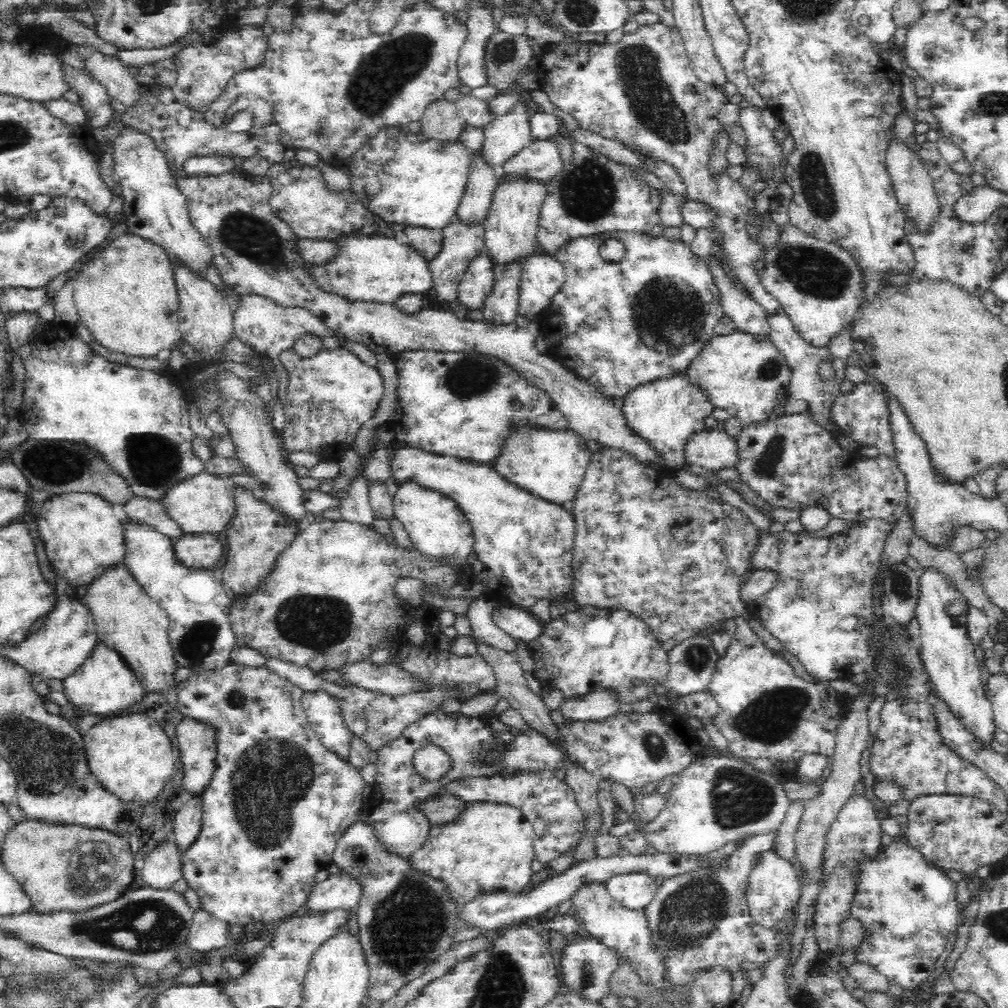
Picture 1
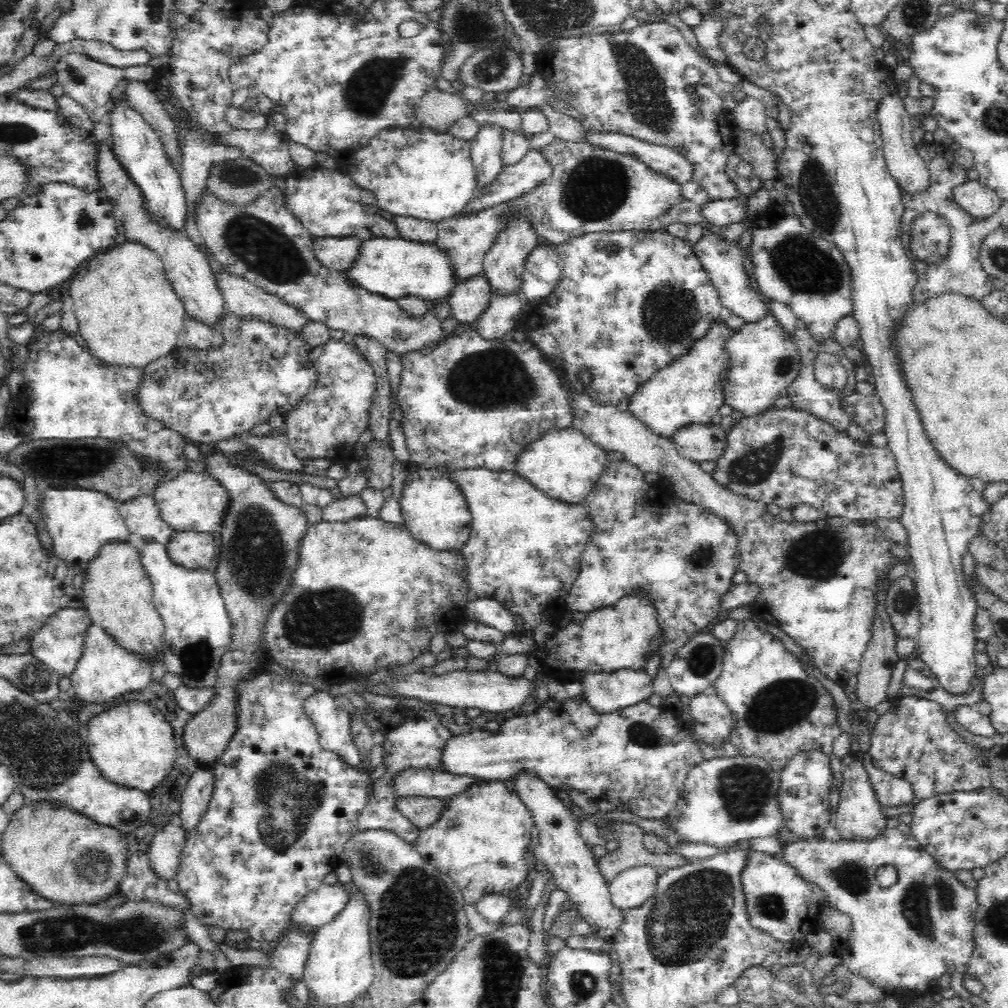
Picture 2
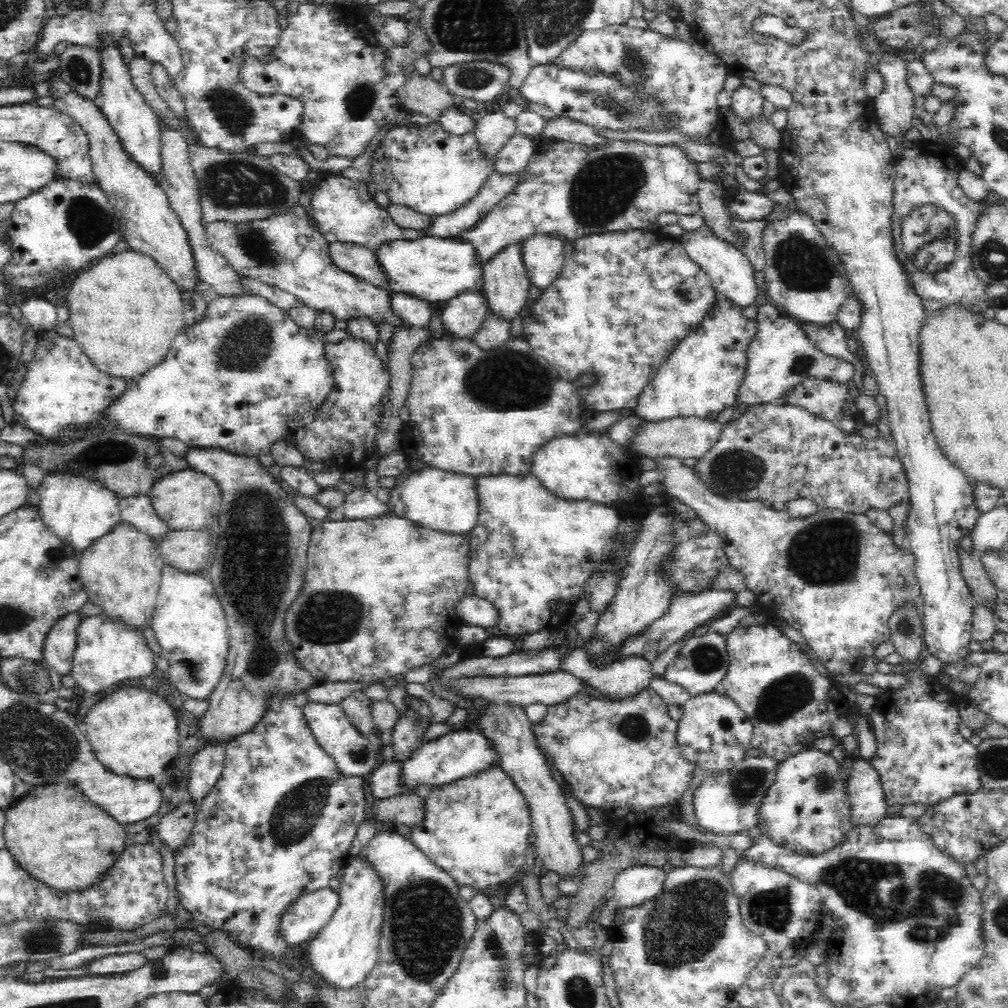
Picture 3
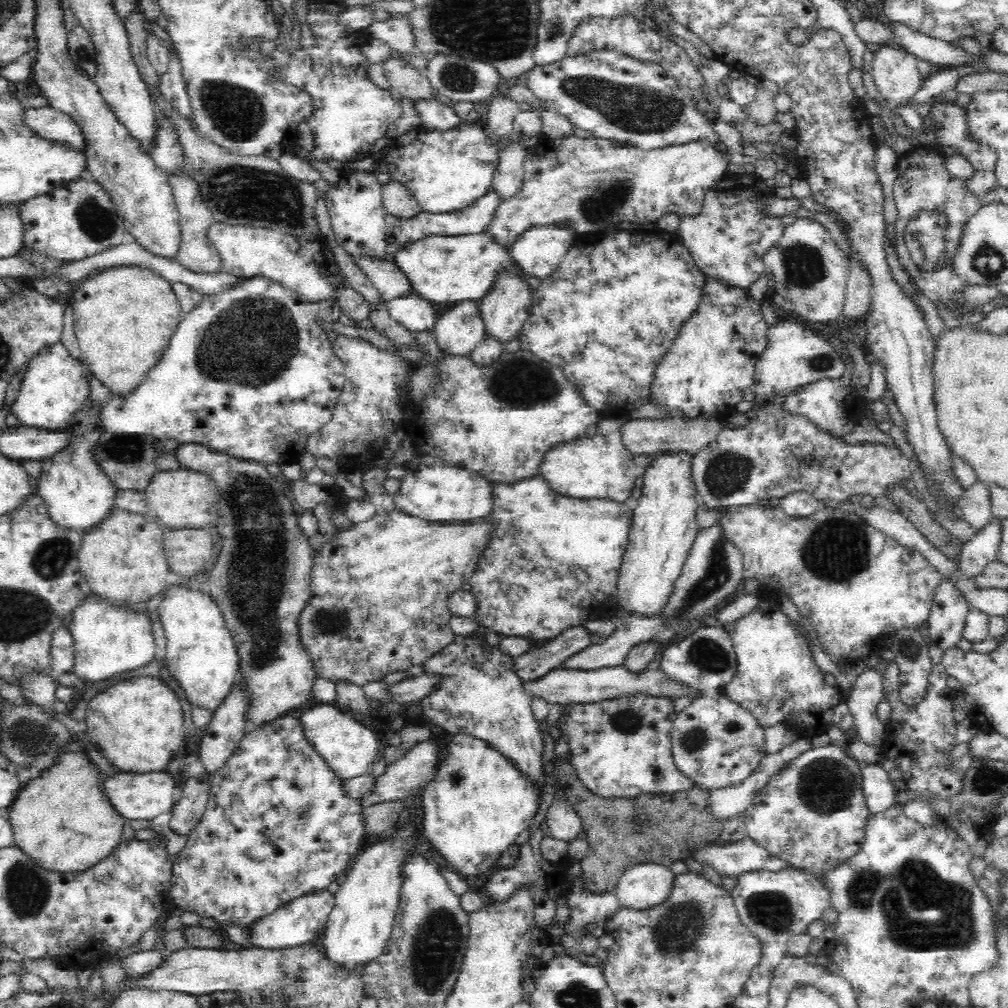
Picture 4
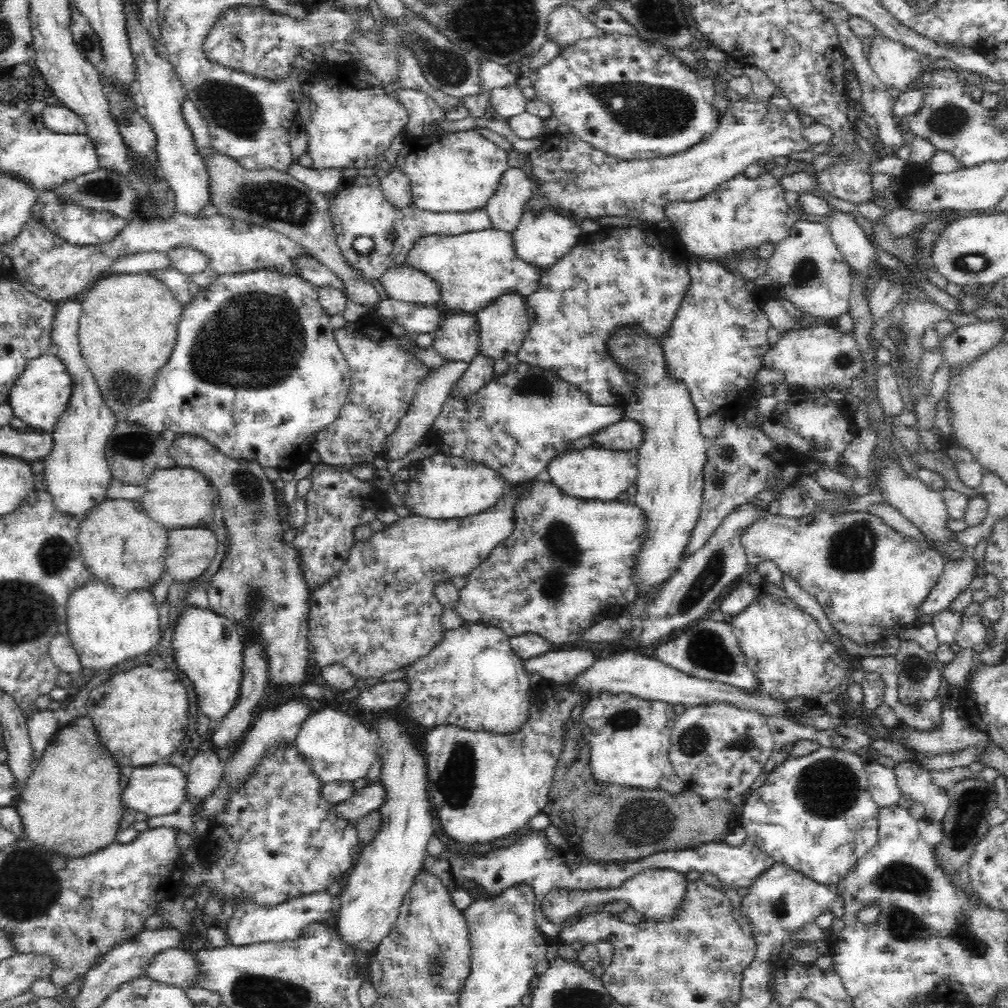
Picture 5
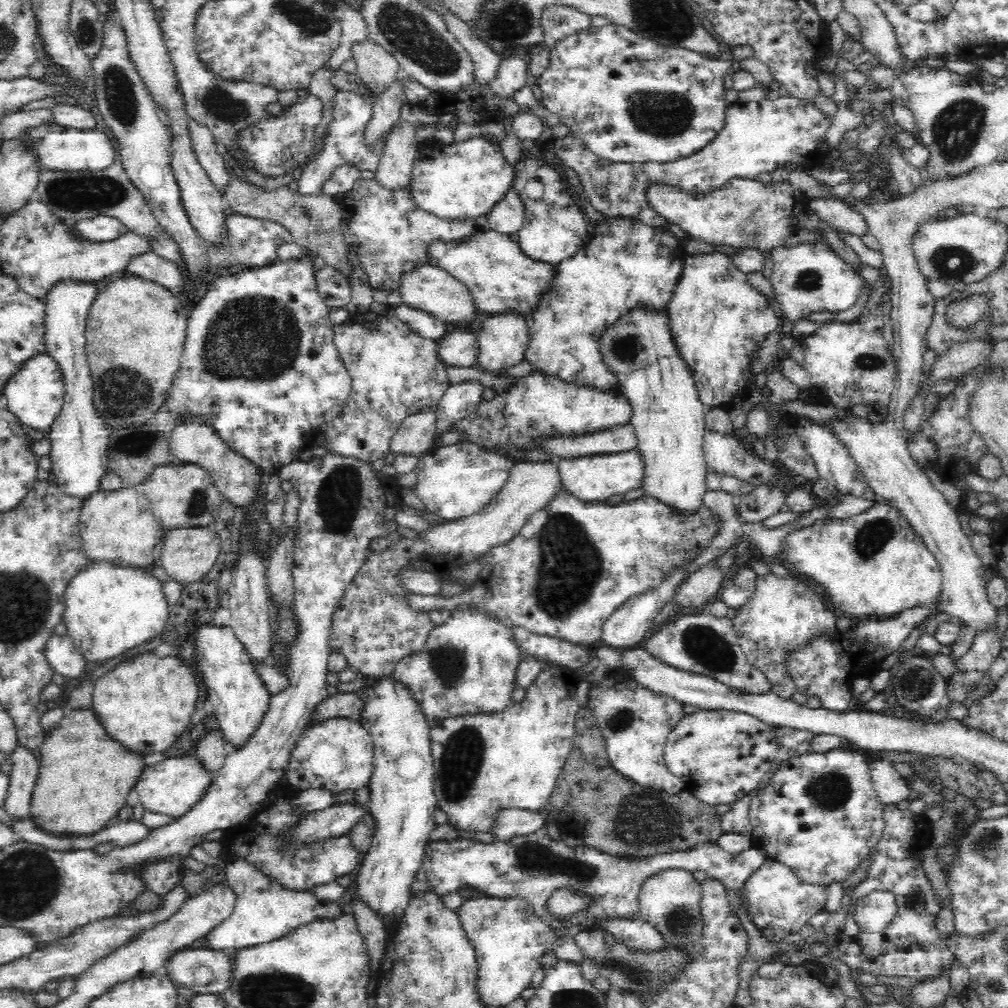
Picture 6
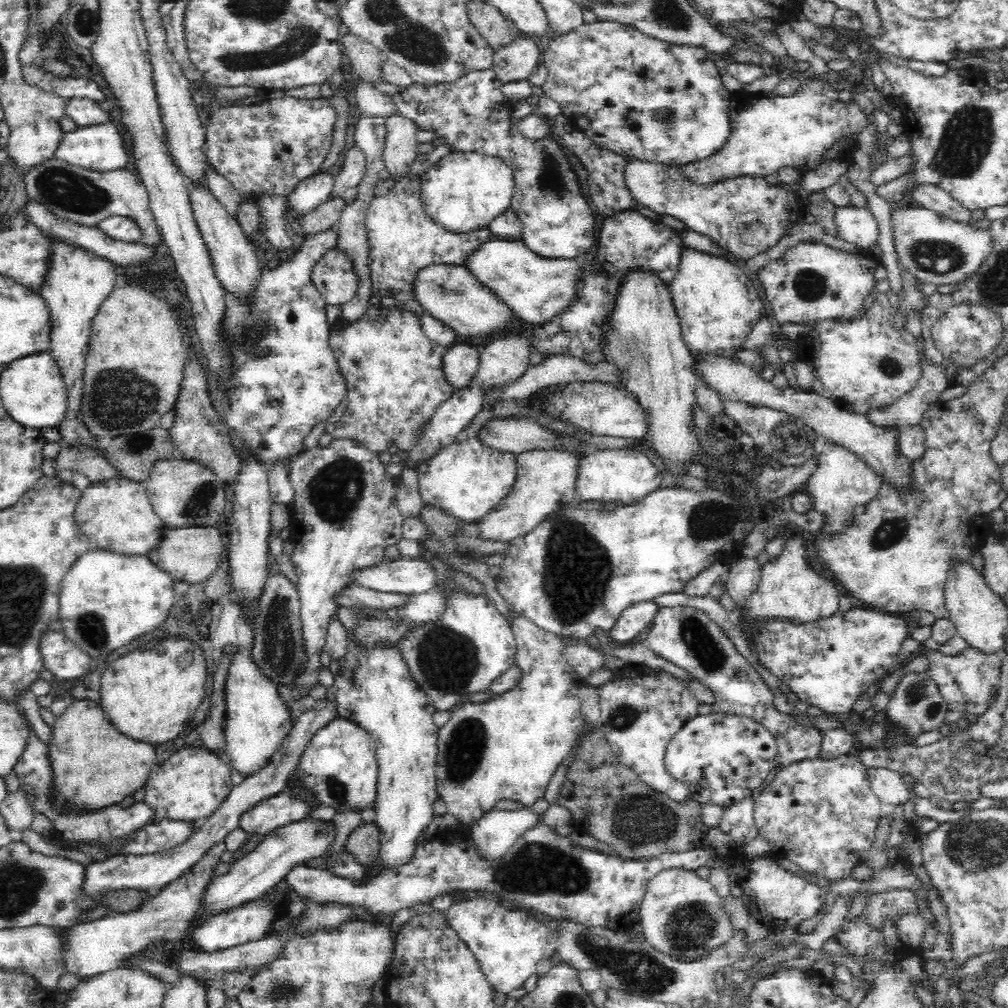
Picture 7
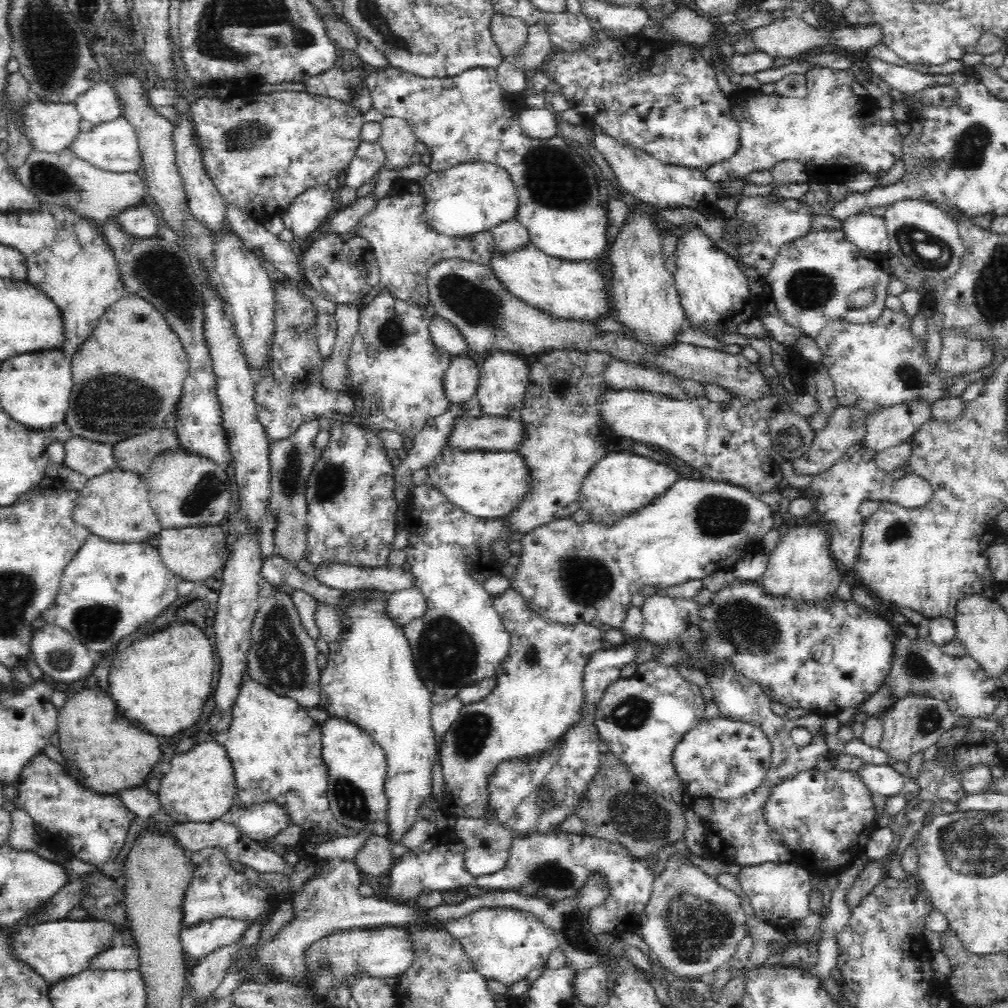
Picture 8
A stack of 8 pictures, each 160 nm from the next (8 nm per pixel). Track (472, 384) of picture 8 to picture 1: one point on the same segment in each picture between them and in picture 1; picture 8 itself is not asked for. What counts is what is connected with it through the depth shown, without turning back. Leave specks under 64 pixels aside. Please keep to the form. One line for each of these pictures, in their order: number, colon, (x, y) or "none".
1: (478, 279)
2: (468, 300)
3: (462, 317)
4: (457, 332)
5: (457, 338)
6: (460, 347)
7: (460, 361)

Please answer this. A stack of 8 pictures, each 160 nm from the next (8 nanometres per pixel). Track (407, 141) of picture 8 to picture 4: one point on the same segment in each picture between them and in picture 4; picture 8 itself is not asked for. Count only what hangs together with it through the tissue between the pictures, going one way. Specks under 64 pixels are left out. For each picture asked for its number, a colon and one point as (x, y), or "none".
4: (397, 201)
5: (396, 188)
6: (394, 170)
7: (399, 152)

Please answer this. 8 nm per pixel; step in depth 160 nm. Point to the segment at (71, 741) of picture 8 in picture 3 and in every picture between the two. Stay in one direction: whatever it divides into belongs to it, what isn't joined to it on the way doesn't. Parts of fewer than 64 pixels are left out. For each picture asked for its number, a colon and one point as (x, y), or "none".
3: (54, 834)
4: (61, 820)
5: (70, 806)
6: (84, 779)
7: (92, 766)

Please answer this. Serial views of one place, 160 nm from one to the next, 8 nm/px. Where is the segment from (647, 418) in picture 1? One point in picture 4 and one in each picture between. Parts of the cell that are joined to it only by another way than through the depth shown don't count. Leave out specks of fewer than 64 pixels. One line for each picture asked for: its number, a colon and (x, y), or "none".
2: (688, 392)
3: (700, 378)
4: (704, 374)

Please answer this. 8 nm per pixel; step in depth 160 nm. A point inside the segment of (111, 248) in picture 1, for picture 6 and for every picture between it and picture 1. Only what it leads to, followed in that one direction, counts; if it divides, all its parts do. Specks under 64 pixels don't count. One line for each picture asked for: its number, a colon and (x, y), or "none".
2: (128, 314)
3: (125, 312)
4: (123, 317)
5: (128, 323)
6: (134, 333)

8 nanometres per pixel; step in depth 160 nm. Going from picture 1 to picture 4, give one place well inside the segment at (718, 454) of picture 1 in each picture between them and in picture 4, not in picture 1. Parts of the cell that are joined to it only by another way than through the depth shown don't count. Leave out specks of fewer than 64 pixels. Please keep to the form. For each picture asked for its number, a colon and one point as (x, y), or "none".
2: (700, 443)
3: (692, 437)
4: (655, 437)

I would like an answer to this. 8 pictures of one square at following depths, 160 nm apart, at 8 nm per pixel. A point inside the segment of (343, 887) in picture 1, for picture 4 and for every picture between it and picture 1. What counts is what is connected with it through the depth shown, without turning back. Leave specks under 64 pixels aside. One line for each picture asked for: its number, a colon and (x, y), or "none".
2: (317, 908)
3: (303, 919)
4: (301, 920)

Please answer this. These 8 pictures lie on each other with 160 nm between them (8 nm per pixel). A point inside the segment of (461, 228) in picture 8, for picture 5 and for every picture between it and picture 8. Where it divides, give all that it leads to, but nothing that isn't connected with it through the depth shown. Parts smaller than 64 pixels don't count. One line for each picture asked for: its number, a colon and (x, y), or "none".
5: (457, 172)
6: (460, 180)
7: (463, 190)

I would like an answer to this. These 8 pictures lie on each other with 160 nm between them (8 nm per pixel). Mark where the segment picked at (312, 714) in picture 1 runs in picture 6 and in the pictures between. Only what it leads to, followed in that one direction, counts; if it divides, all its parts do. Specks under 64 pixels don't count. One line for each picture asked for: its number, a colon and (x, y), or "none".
2: (333, 725)
3: (351, 752)
4: (350, 749)
5: (340, 749)
6: (337, 754)

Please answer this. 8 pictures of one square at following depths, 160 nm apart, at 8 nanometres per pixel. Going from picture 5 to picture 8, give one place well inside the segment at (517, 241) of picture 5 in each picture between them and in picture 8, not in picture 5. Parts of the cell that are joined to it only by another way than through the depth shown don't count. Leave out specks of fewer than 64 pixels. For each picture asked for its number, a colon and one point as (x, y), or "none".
6: (554, 229)
7: (472, 114)
8: (467, 118)

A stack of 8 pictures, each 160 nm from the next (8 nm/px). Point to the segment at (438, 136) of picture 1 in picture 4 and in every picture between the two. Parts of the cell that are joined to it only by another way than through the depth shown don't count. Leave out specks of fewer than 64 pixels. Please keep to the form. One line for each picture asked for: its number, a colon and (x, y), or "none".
2: (438, 110)
3: (423, 95)
4: (412, 84)

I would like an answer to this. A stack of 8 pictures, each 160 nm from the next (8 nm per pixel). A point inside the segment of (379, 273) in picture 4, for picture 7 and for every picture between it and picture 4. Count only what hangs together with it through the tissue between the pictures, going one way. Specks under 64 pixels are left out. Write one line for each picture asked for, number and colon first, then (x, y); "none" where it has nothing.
5: (401, 283)
6: (428, 288)
7: (448, 293)

